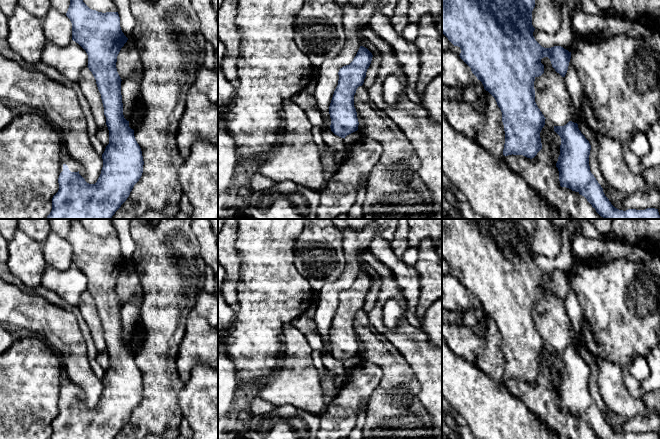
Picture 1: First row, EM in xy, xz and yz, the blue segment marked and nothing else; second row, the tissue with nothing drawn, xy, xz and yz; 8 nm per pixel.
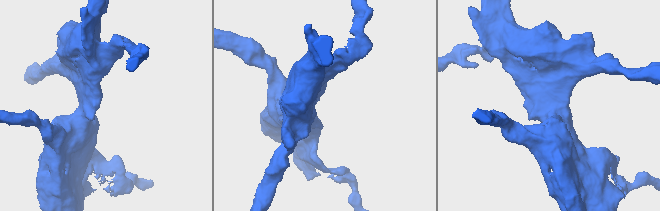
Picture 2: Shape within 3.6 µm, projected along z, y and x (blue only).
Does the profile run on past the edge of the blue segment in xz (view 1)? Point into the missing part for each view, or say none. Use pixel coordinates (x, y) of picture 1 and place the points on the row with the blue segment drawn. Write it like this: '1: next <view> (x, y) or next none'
1: next none

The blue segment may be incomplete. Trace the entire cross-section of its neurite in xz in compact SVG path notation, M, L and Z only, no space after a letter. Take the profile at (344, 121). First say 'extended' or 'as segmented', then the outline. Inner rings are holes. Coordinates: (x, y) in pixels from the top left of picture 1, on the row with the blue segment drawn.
as segmented | M360 46L353 61L340 68L338 85L334 91L329 114L331 131L344 138L358 130L357 112L354 107L354 95L359 86L362 86L367 69L372 61L372 53Z

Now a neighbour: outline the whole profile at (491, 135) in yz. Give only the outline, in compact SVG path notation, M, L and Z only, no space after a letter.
M488 91L473 103L442 99L442 115L456 132L475 139L494 156L504 157L502 112Z

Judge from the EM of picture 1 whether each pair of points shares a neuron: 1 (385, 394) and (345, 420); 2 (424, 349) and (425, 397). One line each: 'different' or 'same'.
1: different
2: same

